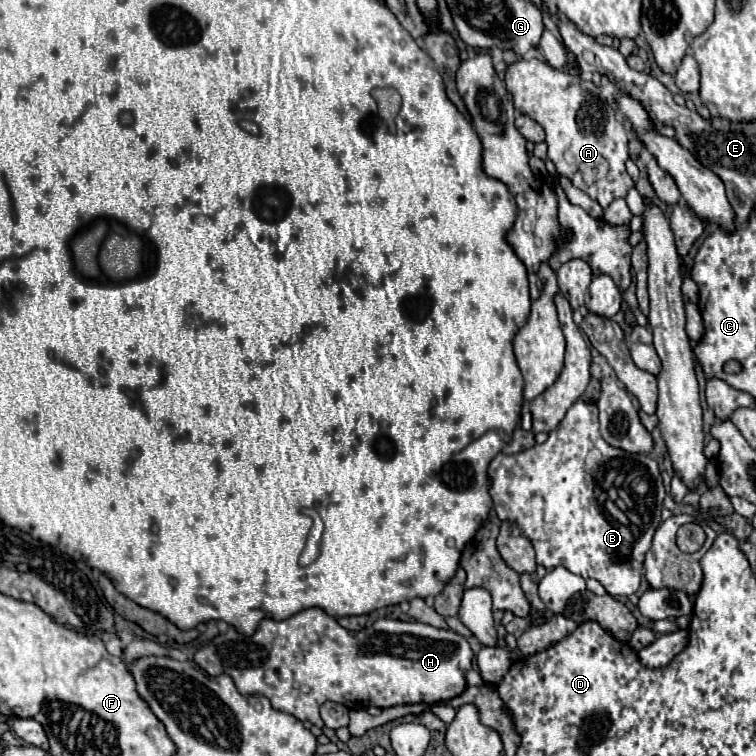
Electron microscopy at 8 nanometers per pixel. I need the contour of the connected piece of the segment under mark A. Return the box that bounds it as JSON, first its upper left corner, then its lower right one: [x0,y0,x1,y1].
[505,58,635,208]

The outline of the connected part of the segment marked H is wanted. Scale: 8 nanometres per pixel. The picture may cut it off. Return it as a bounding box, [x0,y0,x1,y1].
[195,608,473,728]

